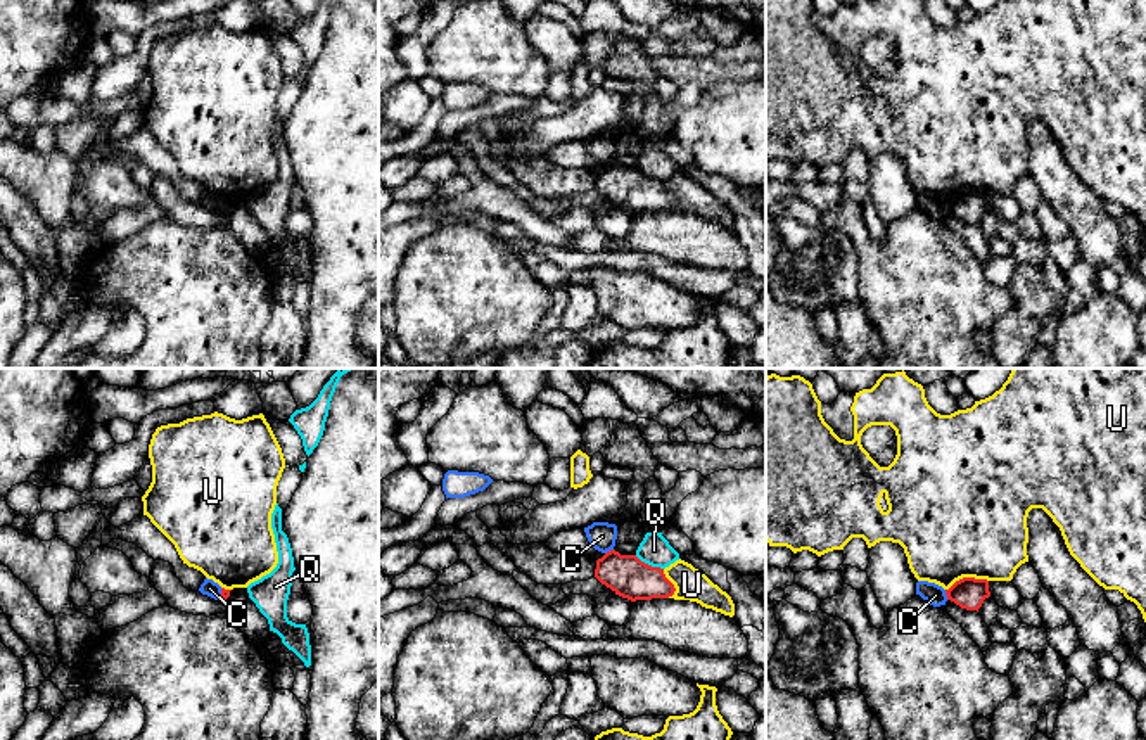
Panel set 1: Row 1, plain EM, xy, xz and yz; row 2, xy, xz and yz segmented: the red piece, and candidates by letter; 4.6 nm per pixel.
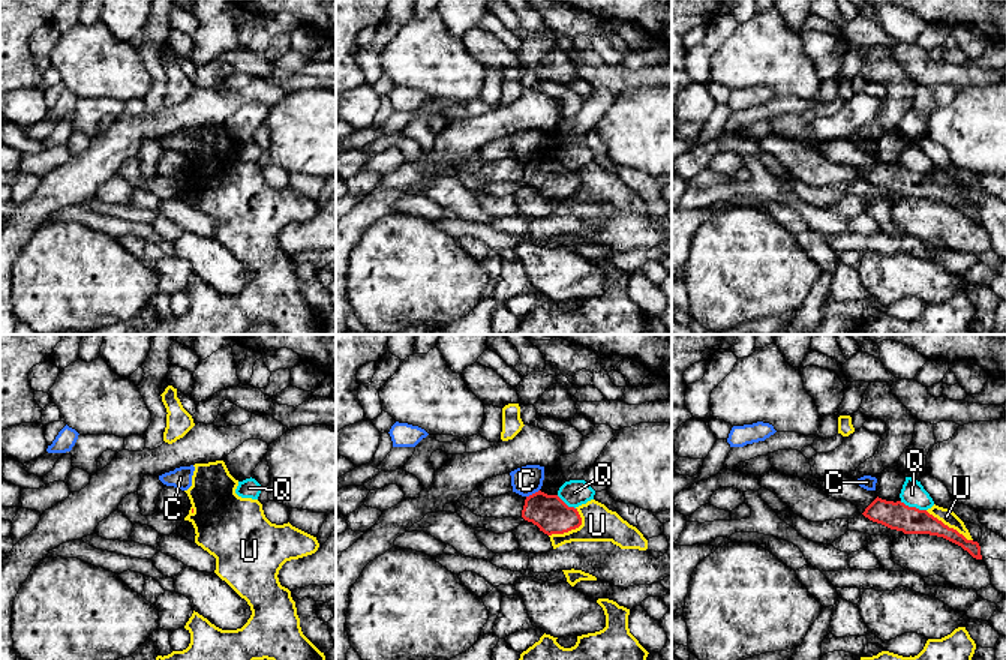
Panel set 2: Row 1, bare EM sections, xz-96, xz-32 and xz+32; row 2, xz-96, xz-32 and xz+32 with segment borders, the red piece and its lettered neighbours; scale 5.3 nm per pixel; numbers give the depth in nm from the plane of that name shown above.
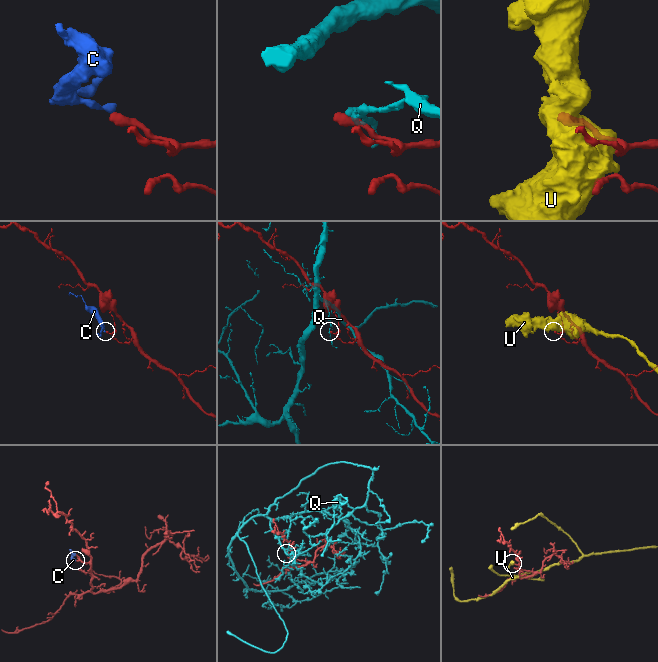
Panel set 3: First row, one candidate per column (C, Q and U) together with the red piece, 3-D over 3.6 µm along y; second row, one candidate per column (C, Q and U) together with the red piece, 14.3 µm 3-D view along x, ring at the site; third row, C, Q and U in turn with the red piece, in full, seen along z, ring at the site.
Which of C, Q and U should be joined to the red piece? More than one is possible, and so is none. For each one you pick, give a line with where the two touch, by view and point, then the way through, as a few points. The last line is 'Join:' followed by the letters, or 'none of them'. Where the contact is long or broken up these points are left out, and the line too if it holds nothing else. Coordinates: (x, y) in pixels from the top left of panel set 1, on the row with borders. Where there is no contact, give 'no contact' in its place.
Join: none of them

